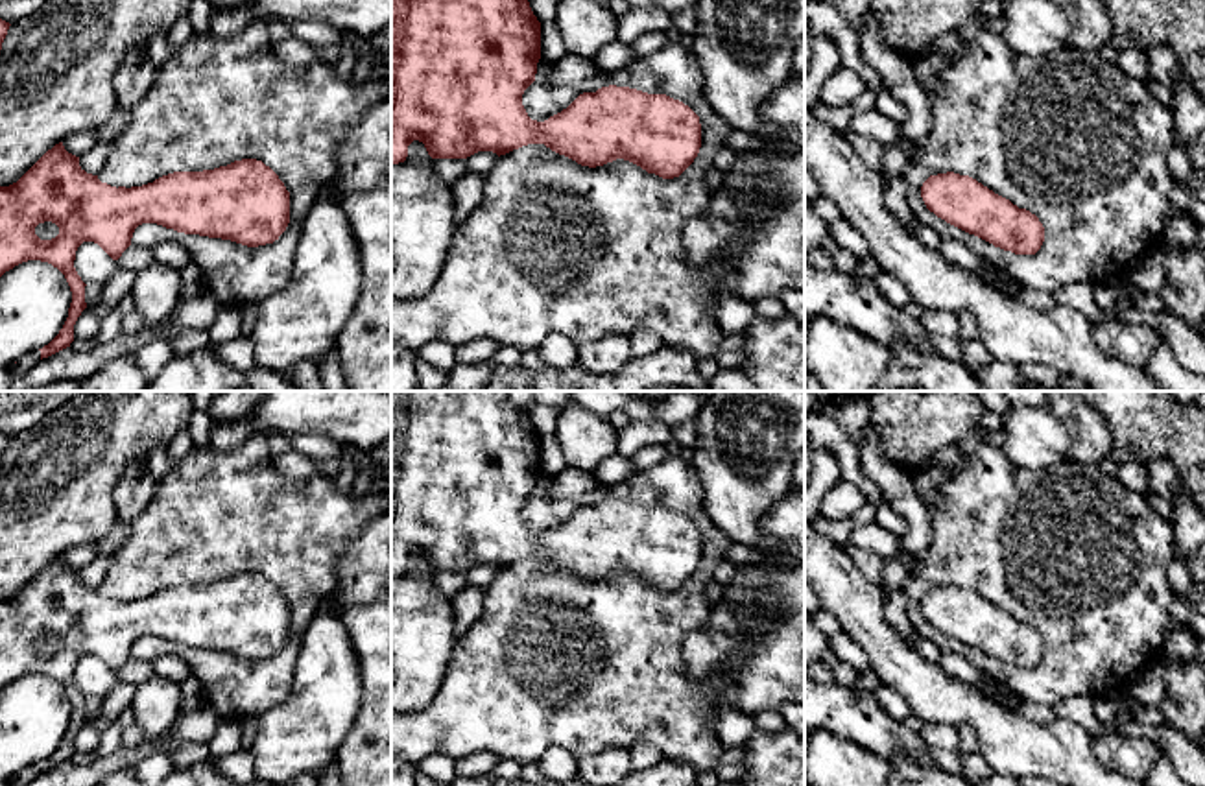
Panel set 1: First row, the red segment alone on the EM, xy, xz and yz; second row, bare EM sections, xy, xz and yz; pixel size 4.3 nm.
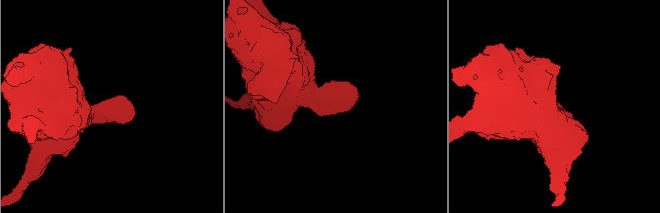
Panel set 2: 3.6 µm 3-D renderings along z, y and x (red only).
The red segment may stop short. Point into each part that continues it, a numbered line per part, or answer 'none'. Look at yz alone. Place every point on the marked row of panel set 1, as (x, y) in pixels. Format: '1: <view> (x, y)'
none

